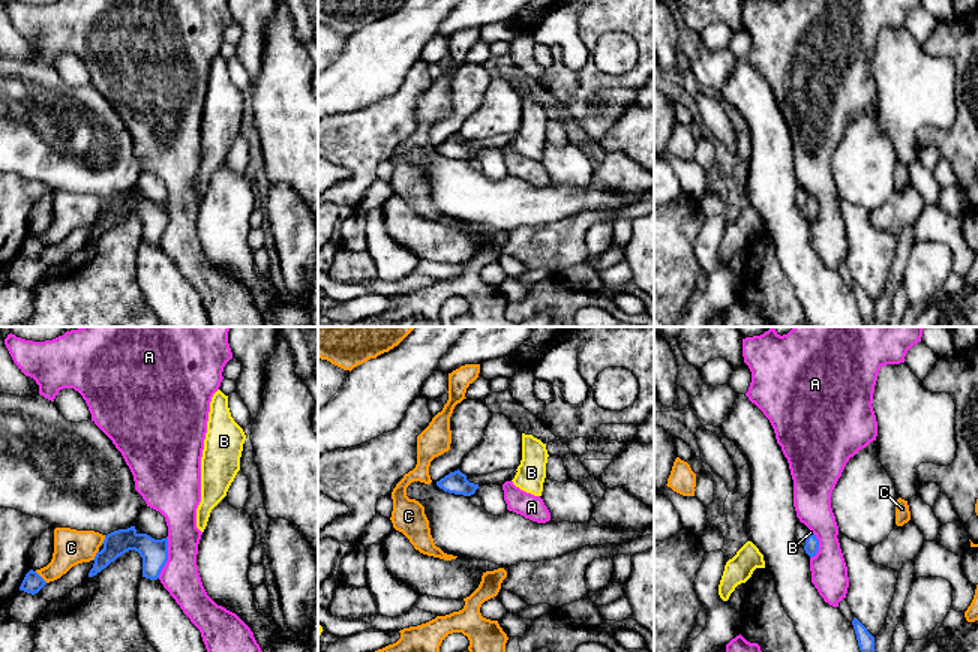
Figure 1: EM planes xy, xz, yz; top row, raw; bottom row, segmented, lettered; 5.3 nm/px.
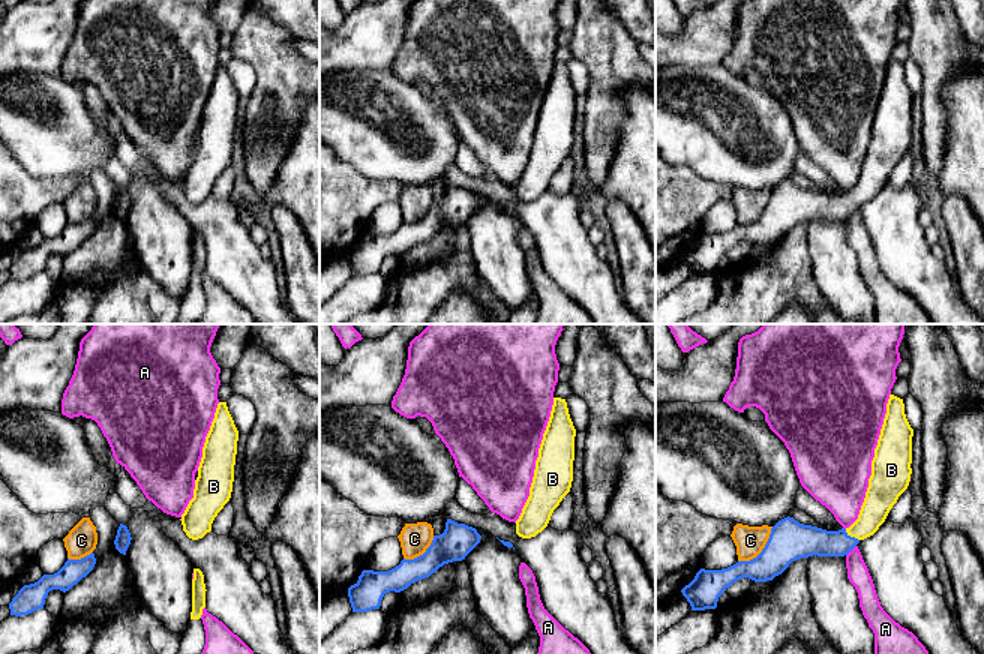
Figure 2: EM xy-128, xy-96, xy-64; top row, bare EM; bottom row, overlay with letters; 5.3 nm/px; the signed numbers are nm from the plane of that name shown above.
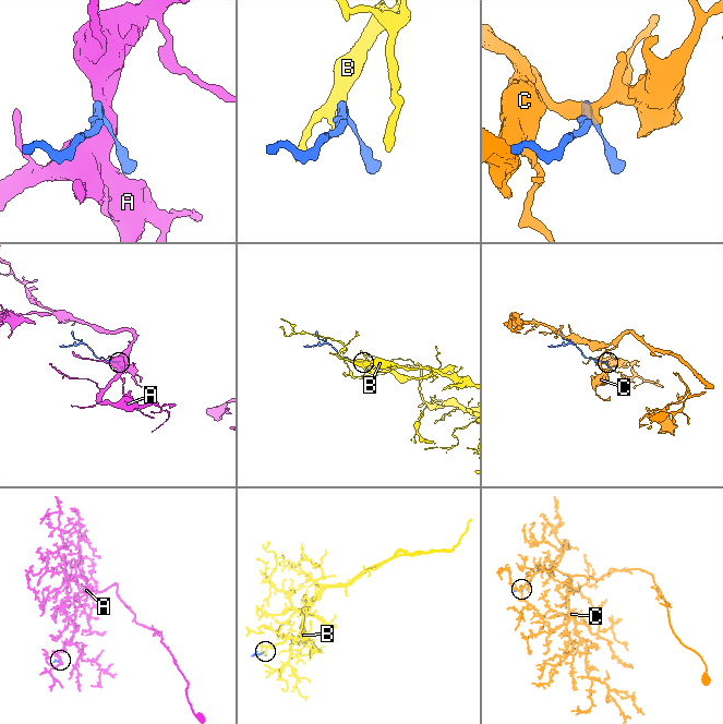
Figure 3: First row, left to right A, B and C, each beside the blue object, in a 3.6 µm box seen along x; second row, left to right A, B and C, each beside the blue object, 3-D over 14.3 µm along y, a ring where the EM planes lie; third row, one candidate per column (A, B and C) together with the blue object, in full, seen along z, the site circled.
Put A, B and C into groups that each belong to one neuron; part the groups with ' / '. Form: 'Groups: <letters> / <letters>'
Groups: A / B / C

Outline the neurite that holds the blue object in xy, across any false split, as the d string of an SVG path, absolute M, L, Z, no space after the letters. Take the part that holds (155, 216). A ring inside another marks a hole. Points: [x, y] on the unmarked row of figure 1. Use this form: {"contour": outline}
{"contour": "M135 190L118 193L104 204L104 213L96 217L88 241L96 240L118 220L135 214L142 222L142 241L156 244L168 225L168 202L154 204L147 198L138 198Z"}

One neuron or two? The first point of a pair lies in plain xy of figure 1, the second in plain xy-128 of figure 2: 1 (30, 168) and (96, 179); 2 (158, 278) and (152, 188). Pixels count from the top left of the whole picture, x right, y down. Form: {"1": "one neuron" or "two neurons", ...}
{"1": "two neurons", "2": "one neuron"}

